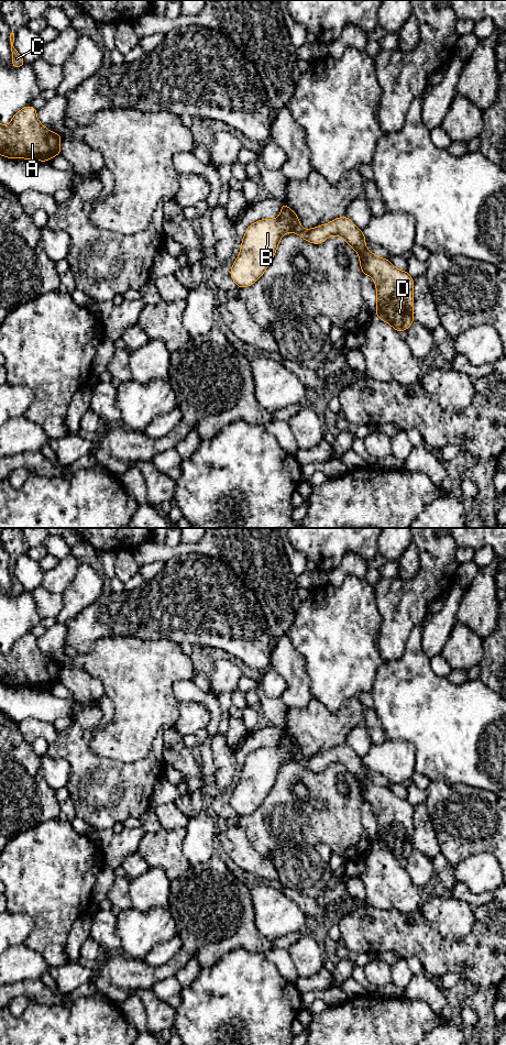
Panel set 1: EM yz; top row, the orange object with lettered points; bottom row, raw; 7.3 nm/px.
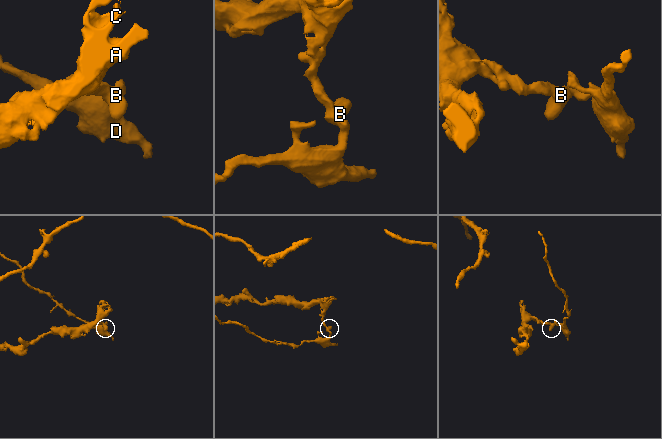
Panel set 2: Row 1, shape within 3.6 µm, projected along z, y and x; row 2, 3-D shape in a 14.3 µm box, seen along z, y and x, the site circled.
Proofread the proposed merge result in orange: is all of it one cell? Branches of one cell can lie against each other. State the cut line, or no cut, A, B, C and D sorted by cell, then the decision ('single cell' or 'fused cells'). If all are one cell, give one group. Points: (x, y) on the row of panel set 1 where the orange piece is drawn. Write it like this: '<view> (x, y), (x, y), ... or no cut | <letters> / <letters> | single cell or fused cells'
yz (281, 213), (292, 230) | A B C / D | fused cells

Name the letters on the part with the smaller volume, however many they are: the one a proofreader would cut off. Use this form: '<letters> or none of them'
D

